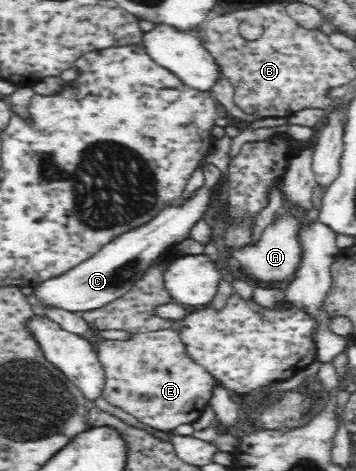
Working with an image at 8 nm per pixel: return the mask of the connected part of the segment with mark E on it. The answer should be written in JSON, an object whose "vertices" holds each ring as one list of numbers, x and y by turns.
{"vertices":[[174,327,132,334,130,341,104,339,96,347,96,355,105,371,102,397,154,429,172,431,177,425,192,424,208,405,215,388,213,375,188,356]]}

